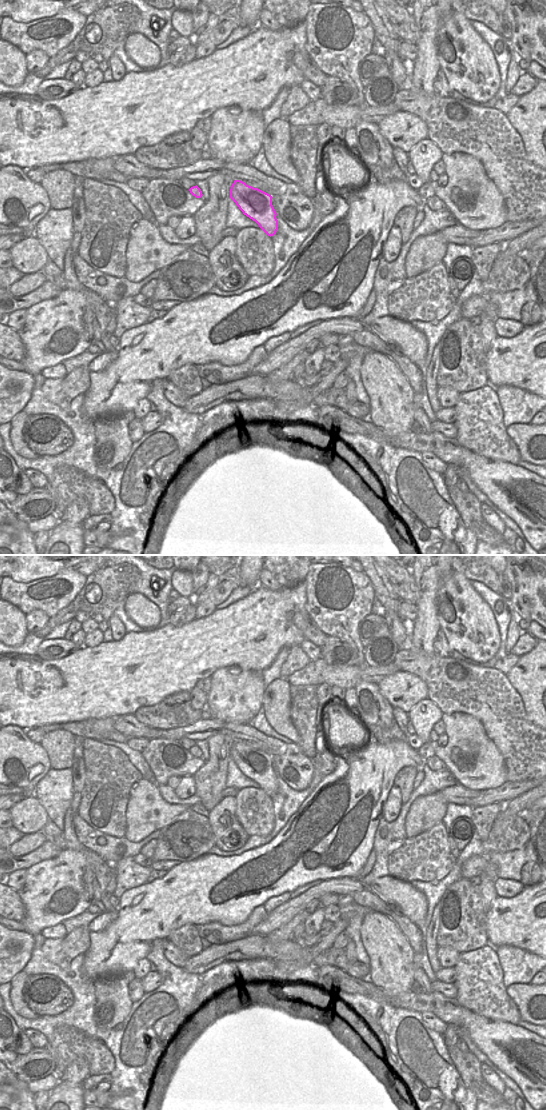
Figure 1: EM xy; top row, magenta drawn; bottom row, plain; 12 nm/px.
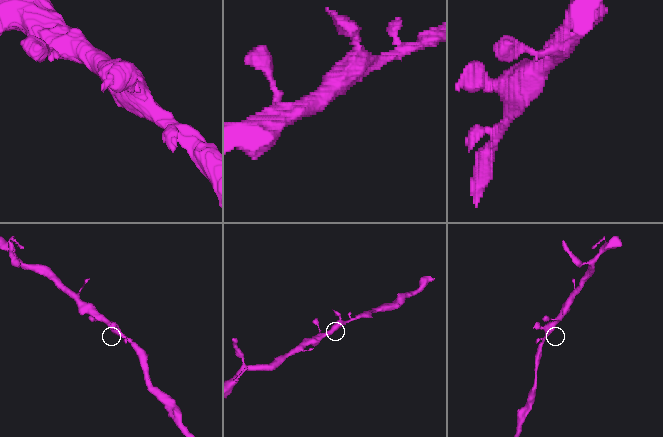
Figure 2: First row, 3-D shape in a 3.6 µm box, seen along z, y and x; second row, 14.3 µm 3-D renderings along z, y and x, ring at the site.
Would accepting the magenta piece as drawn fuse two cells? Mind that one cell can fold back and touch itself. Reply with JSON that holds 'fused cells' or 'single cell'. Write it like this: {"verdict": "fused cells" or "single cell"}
{"verdict": "single cell"}

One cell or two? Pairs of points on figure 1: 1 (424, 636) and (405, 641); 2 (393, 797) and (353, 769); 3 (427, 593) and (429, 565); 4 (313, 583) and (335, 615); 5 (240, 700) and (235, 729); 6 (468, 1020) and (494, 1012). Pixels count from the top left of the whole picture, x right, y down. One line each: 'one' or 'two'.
1: two
2: two
3: one
4: one
5: two
6: two

